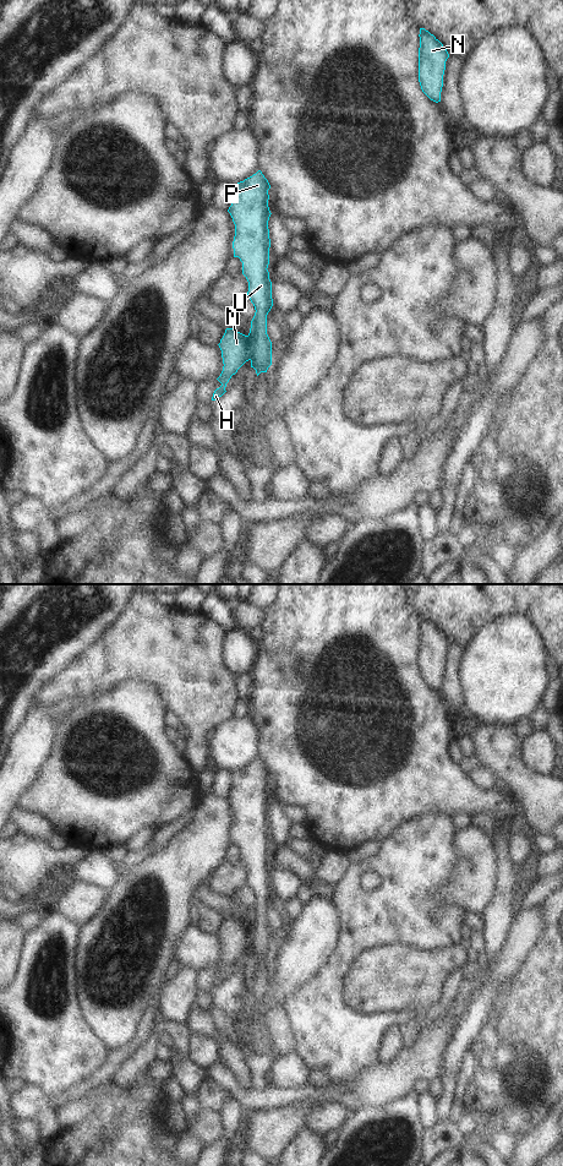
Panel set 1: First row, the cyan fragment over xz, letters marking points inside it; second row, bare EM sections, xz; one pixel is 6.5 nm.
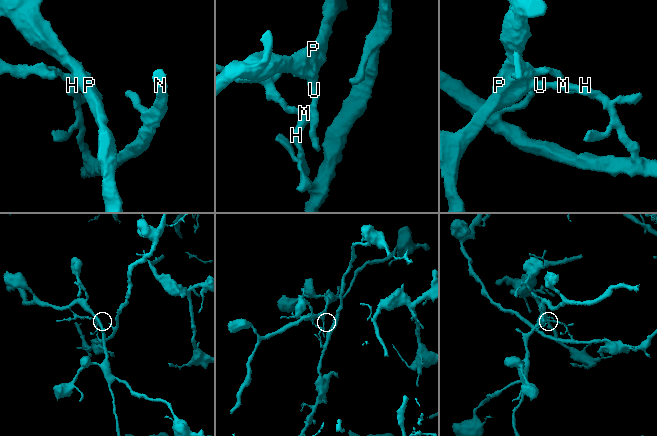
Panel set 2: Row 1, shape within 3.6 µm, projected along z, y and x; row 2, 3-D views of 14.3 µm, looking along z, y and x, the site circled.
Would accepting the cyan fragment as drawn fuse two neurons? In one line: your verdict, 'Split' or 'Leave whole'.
Split.

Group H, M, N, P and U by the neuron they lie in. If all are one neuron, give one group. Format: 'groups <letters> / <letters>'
groups H M N / P U

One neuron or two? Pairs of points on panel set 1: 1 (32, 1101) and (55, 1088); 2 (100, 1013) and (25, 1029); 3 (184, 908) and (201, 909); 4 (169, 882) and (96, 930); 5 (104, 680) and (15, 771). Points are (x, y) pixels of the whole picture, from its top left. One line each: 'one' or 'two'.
1: two
2: two
3: two
4: one
5: two

